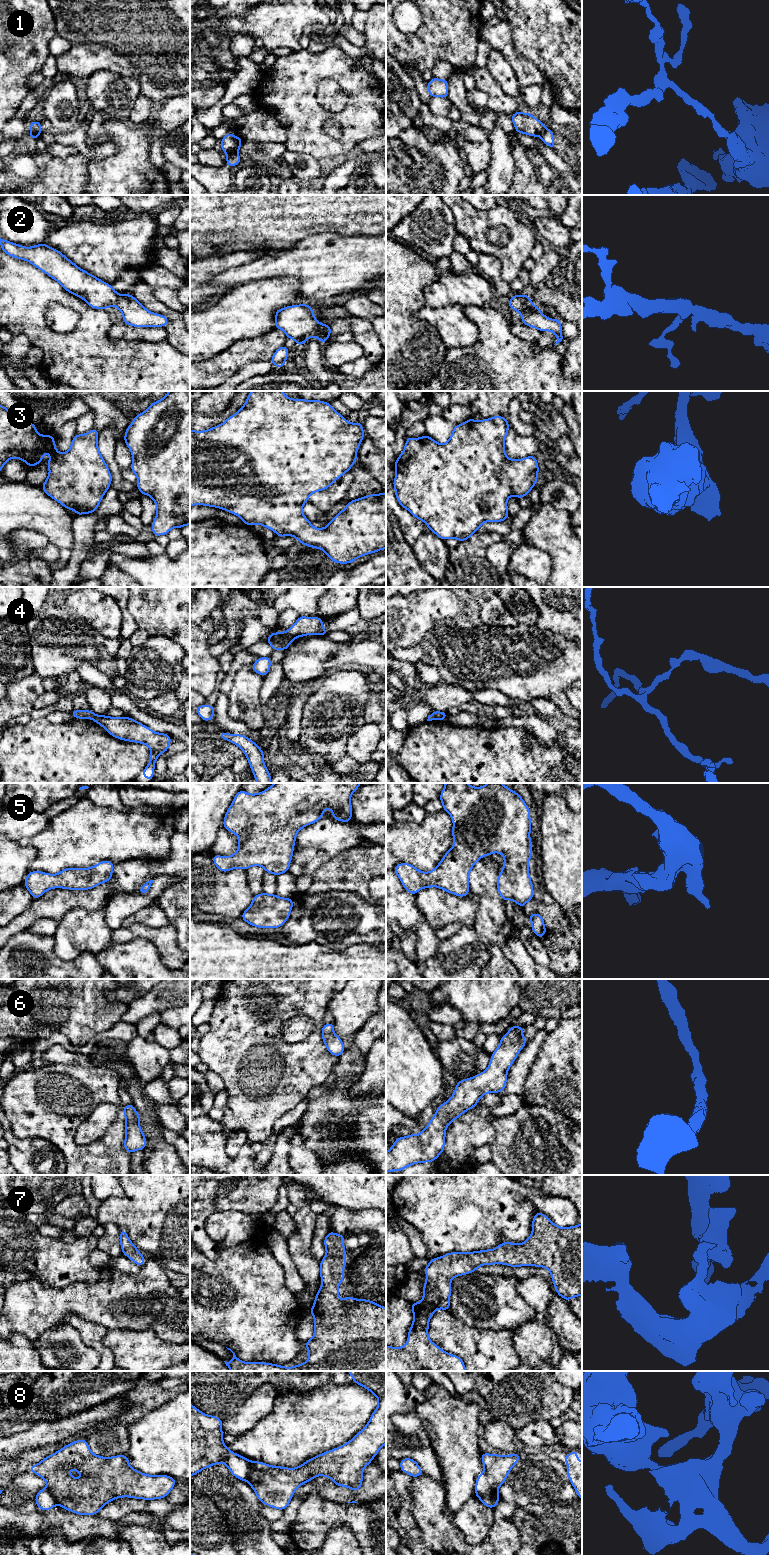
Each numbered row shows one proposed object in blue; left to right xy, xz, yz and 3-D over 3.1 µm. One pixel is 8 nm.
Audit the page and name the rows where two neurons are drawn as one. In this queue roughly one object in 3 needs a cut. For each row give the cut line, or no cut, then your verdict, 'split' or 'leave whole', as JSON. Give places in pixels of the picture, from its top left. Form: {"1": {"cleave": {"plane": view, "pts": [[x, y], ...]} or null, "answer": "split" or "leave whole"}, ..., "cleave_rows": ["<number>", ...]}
{"1": {"cleave": {"plane": "xz", "pts": [[236, 152], [227, 156]]}, "answer": "split"}, "2": {"cleave": null, "answer": "leave whole"}, "3": {"cleave": null, "answer": "leave whole"}, "4": {"cleave": {"plane": "xz", "pts": [[285, 632], [293, 639]]}, "answer": "split"}, "5": {"cleave": null, "answer": "leave whole"}, "6": {"cleave": null, "answer": "leave whole"}, "7": {"cleave": null, "answer": "leave whole"}, "8": {"cleave": {"plane": "yz", "pts": [[476, 1493], [491, 1495], [499, 1499]]}, "answer": "split"}, "cleave_rows": ["1", "4", "8"]}

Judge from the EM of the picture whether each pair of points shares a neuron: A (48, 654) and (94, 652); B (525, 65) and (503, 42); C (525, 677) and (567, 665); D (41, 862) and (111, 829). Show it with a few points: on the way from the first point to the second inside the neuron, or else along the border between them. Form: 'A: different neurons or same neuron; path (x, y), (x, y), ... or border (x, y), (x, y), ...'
A: same neuron; path (59, 652), (83, 652)
B: same neuron; path (519, 61), (507, 48)
C: same neuron; path (535, 667), (537, 665), (557, 665)
D: same neuron; path (58, 849), (71, 837), (94, 833)

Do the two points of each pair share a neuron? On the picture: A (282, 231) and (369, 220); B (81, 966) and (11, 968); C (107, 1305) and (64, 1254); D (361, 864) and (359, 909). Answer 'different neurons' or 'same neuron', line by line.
A: same neuron
B: same neuron
C: different neurons
D: different neurons

